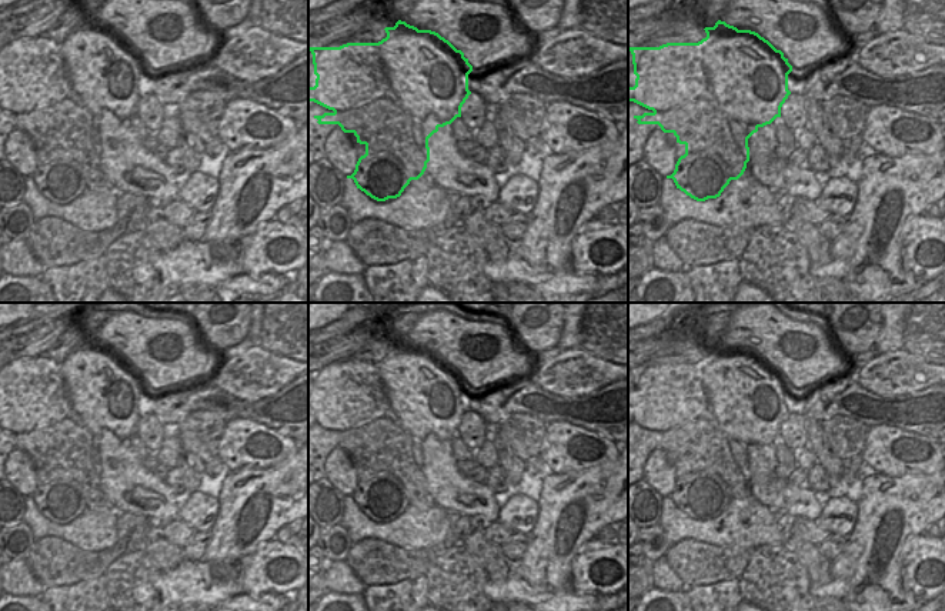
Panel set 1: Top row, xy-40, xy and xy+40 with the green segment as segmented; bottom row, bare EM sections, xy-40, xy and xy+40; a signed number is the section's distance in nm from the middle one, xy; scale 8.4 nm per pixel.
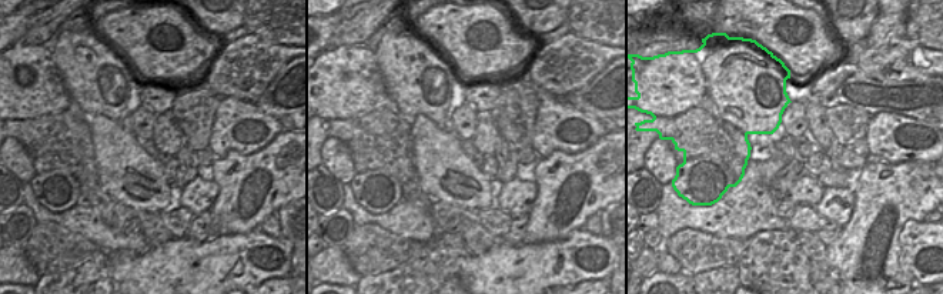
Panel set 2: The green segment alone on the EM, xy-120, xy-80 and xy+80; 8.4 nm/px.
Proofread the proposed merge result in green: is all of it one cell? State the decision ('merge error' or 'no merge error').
merge error

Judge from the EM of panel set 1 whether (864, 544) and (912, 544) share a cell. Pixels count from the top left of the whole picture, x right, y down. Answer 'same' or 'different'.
different

